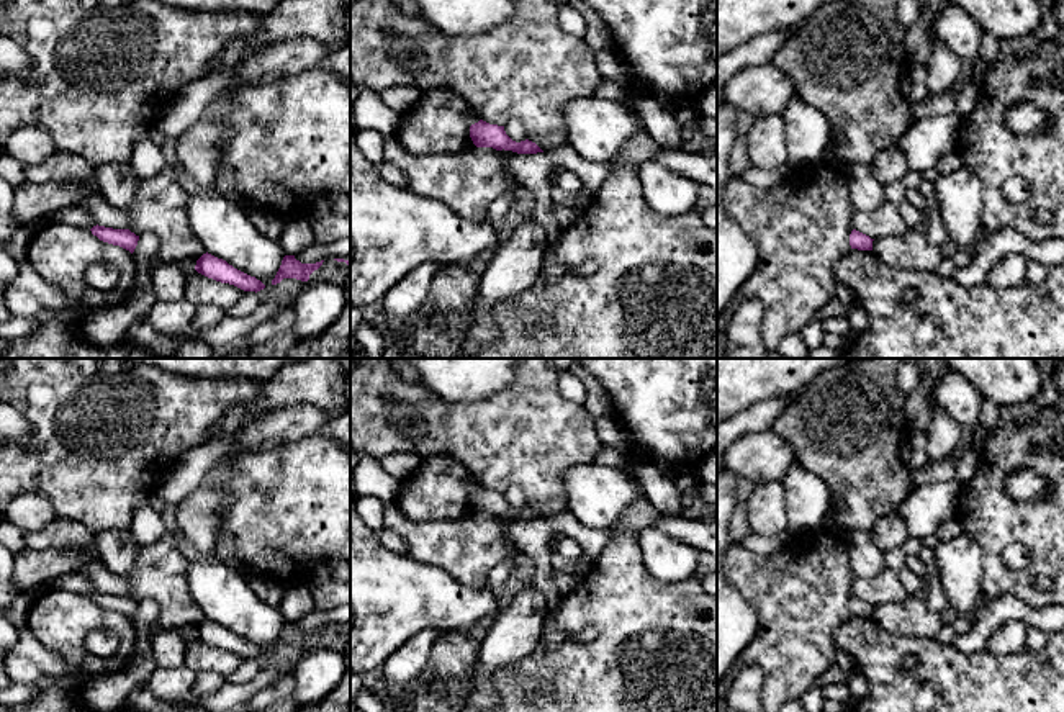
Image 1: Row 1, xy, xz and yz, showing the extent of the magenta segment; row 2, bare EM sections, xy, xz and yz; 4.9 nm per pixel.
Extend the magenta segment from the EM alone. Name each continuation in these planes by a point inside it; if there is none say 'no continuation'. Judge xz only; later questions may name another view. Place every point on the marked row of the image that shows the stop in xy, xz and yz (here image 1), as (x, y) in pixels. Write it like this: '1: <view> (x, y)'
no continuation

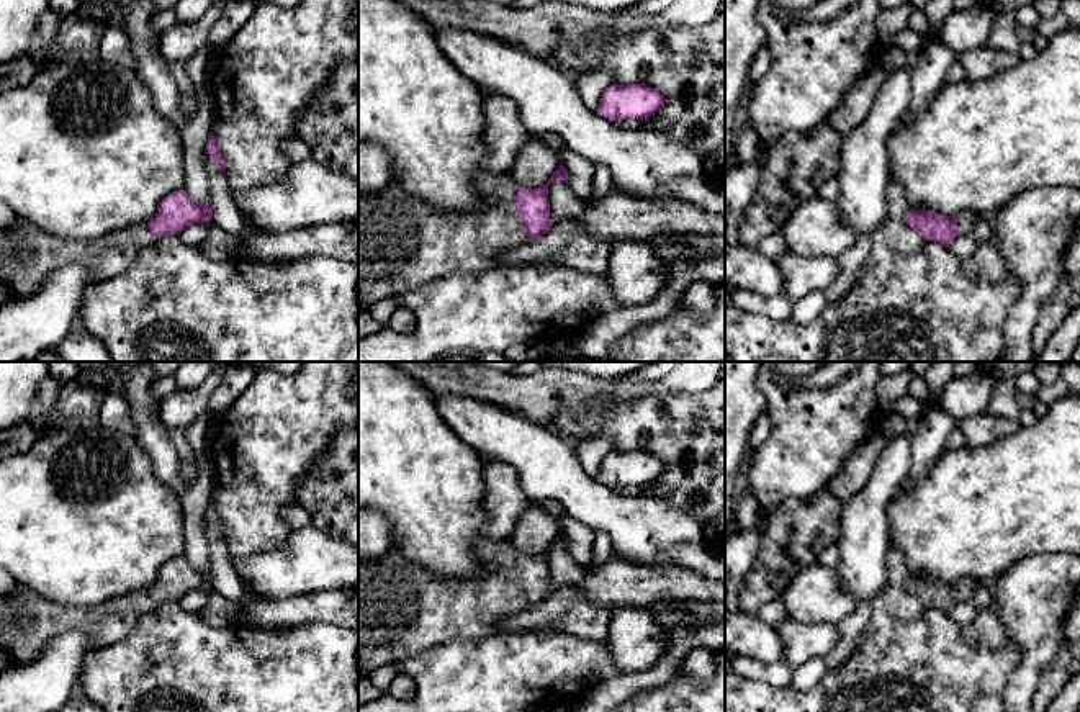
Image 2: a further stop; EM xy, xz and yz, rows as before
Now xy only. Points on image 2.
1: xy (28, 254)

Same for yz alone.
1: yz (967, 221)

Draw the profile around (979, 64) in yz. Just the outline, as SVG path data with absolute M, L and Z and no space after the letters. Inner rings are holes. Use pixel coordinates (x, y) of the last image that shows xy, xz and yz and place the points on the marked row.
M987 44L977 49L957 52L959 62L965 72L965 80L980 82L1013 67L1019 61L1018 52L1005 52Z

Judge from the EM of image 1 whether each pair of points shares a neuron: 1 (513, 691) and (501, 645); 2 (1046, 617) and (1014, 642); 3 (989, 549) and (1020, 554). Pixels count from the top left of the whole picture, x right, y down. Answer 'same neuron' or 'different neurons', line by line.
1: different neurons
2: different neurons
3: different neurons

